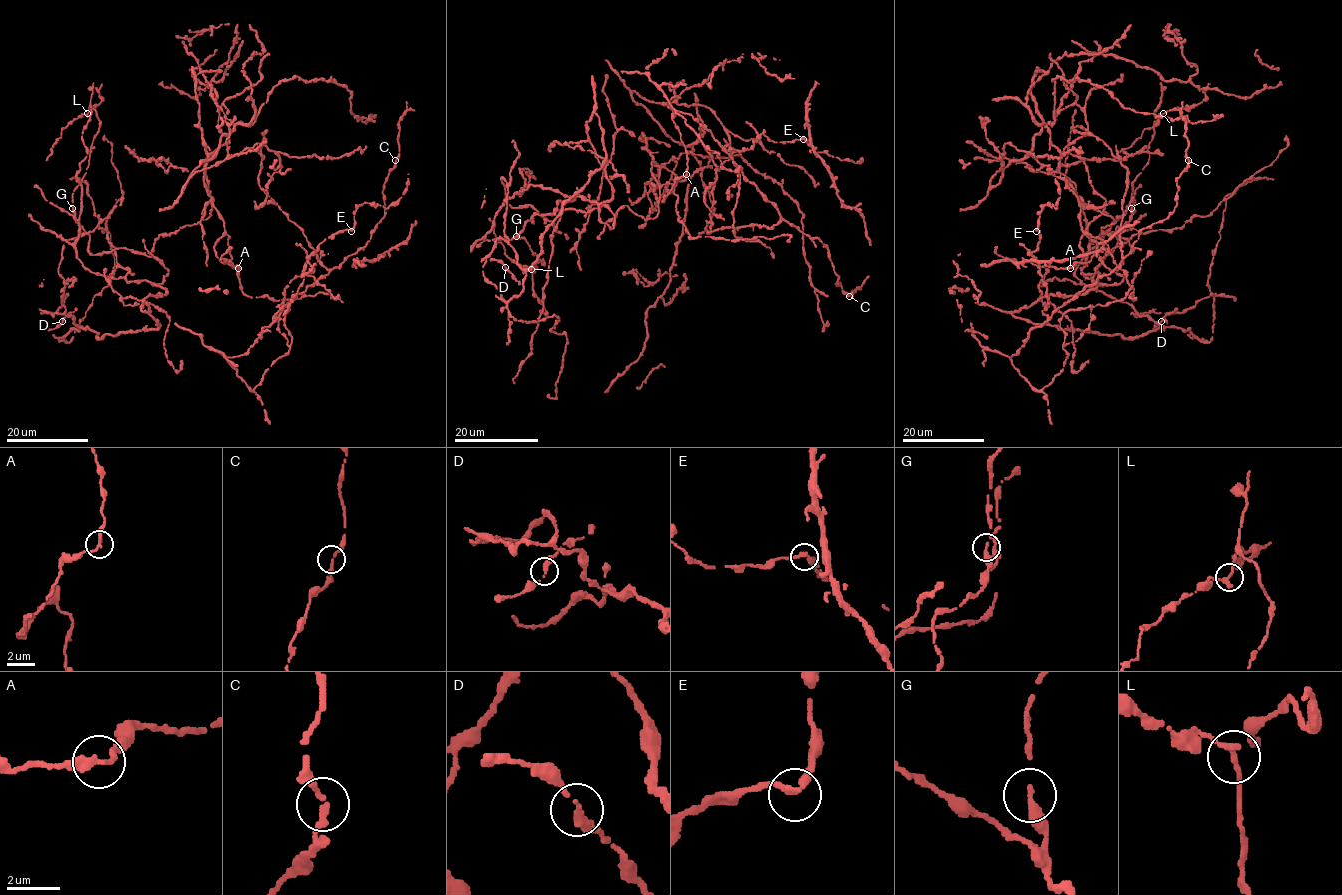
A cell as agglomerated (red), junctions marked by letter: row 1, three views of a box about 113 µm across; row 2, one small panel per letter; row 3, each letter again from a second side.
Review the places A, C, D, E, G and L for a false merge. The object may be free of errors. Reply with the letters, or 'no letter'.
G

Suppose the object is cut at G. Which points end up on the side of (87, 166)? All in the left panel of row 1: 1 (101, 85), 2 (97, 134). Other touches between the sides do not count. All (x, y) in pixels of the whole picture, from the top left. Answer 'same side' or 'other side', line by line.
1: other side
2: same side

